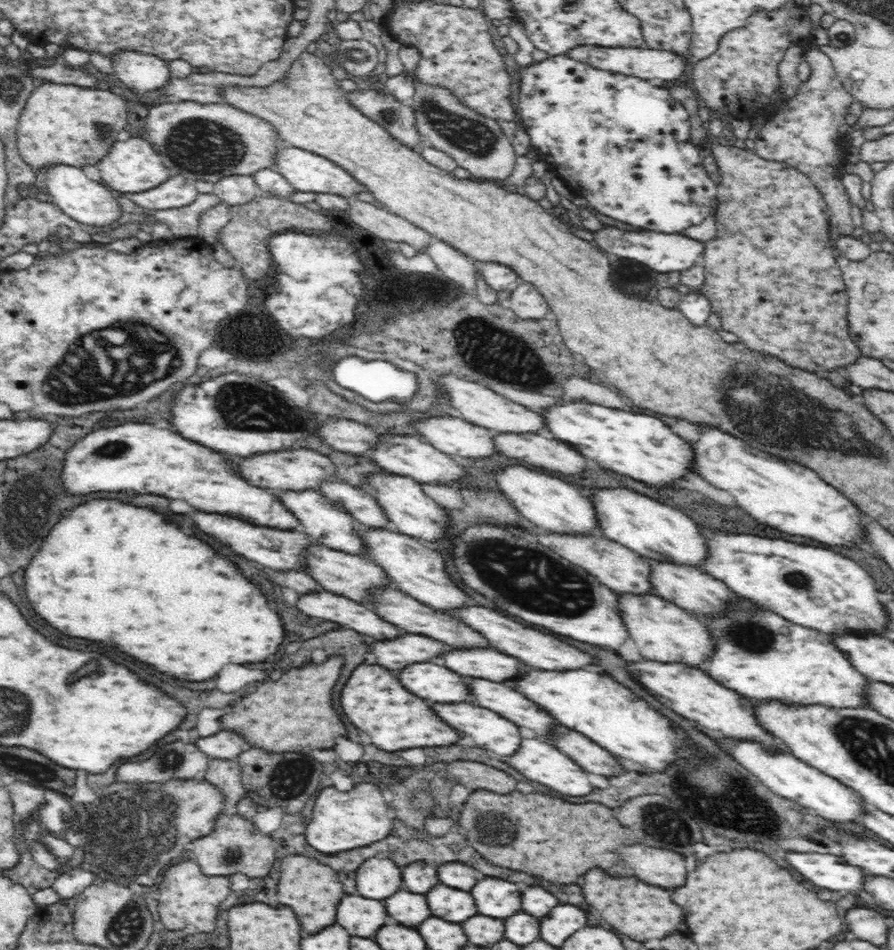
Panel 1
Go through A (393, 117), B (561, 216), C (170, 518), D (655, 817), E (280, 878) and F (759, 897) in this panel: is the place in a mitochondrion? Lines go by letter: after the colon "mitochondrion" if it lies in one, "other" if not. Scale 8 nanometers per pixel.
A: mitochondrion
B: other
C: other
D: mitochondrion
E: other
F: other

